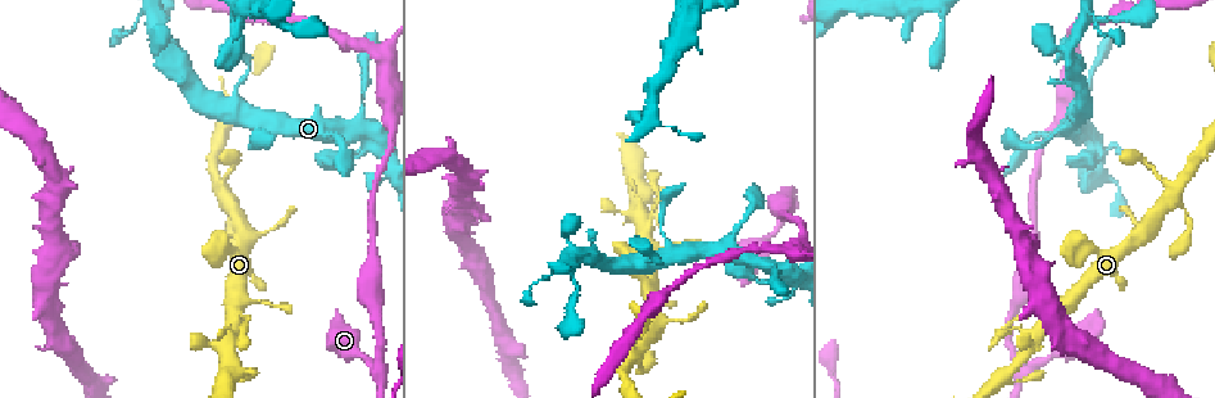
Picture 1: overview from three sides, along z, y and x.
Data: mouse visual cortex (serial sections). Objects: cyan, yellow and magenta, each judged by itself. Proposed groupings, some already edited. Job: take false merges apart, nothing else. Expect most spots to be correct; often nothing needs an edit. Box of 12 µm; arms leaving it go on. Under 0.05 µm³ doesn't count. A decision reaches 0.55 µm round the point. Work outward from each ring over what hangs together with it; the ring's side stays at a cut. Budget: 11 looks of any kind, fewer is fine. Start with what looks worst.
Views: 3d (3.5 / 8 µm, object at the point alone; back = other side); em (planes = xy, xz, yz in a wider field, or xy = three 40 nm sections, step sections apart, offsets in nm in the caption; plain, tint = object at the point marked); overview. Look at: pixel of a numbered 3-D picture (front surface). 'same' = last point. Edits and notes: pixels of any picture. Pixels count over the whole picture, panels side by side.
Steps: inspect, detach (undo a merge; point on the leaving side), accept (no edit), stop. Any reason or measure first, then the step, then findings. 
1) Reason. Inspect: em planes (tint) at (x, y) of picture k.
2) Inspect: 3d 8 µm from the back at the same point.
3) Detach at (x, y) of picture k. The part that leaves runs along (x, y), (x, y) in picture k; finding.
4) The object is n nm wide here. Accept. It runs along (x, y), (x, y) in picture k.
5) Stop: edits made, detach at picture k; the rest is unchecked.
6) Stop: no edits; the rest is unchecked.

Thick turns thin. Inspect: 3d 3.5 µm at (1099, 34) of picture 1.

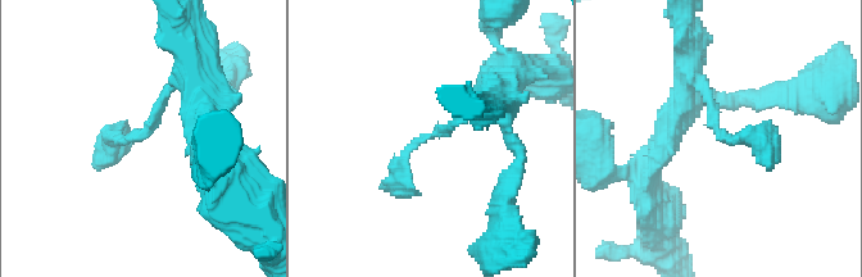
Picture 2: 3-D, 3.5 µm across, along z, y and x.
Accept. Continuous, no second cell.

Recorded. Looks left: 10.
Sudden change in width. Inspect: 3d 8 µm at (364, 111) of picture 1.

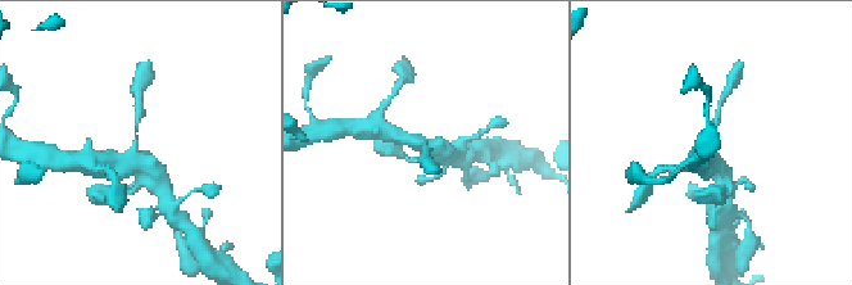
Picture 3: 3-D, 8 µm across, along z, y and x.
Zoom in. Inspect: 3d 3.5 µm from the back at (135, 144) of picture 3.

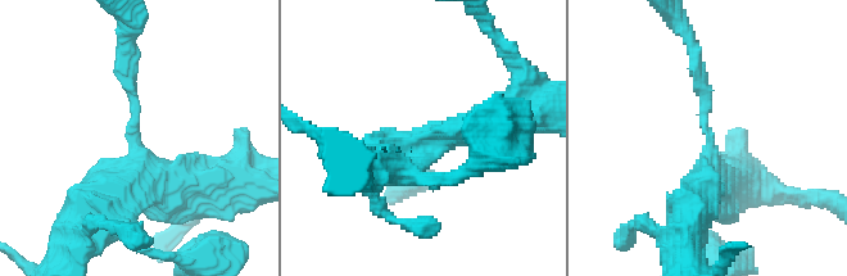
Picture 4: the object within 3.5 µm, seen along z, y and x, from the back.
The arms are 200, 400 nm wide; now the EM. Inspect: em planes (tint) at (132, 140) of picture 4.

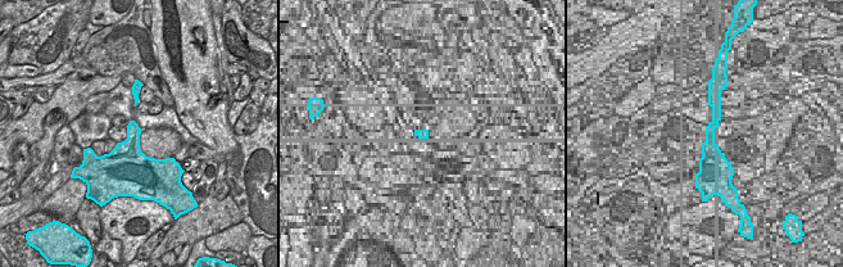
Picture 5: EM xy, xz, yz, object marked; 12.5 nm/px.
Accept. It runs along (186, 181), (146, 185), (127, 59) in picture 4; all the same cell.

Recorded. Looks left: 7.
Thick turns thin. Inspect: 3d 3.5 µm at (229, 199) of picture 1.

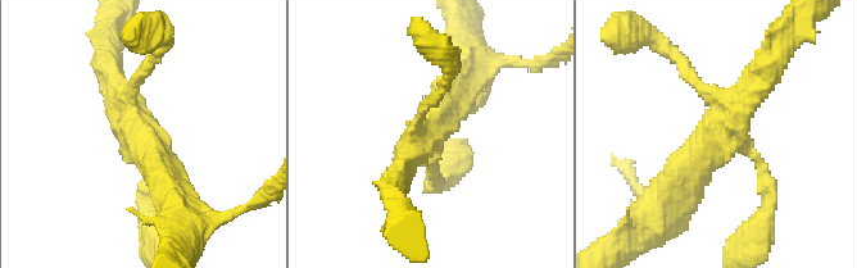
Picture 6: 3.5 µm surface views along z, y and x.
4 arms meet here; the arms are 150, 150, 300, 400 nm wide. Inspect: em xy step 2 (tint) at (428, 135) of picture 6.

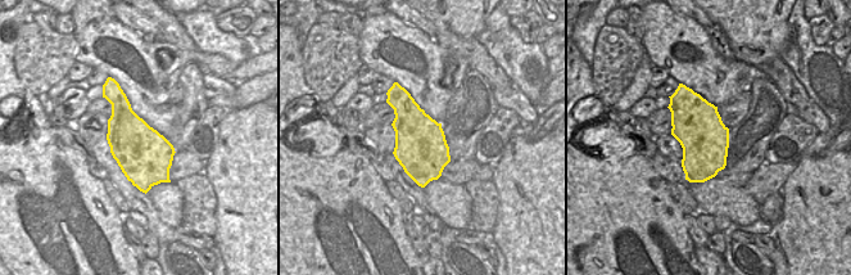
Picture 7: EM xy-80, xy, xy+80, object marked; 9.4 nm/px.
Accept. It runs along (671, 196), (769, 69) in picture 6; continuous, no second cell.

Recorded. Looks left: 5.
Three arms meet. Inspect: 3d 3.5 µm at (381, 369) of picture 1.

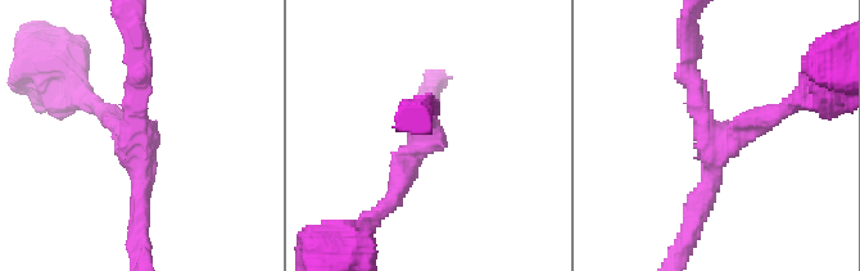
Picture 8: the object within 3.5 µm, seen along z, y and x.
3 arms meet here; the arms are 250, 250, 250 nm wide. Inspect: em planes (plain) at (137, 139) of picture 8.

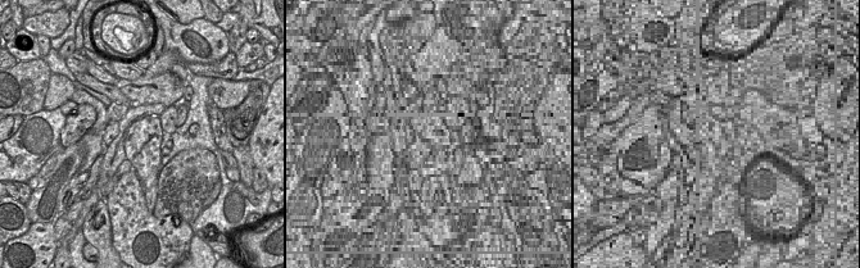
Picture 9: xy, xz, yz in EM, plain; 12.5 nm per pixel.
With the object marked. Inspect: em planes (tint) at the same point.

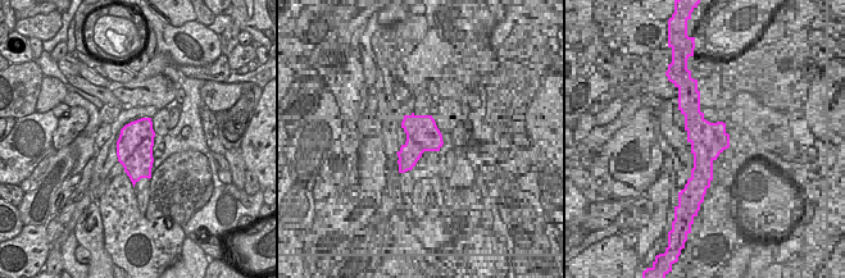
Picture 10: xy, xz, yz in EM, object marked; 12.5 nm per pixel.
Accept. It runs along (781, 113), (715, 140), (688, 58) in picture 8; one cell here.

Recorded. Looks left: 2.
Stop: no edits; the rest is unchecked.

